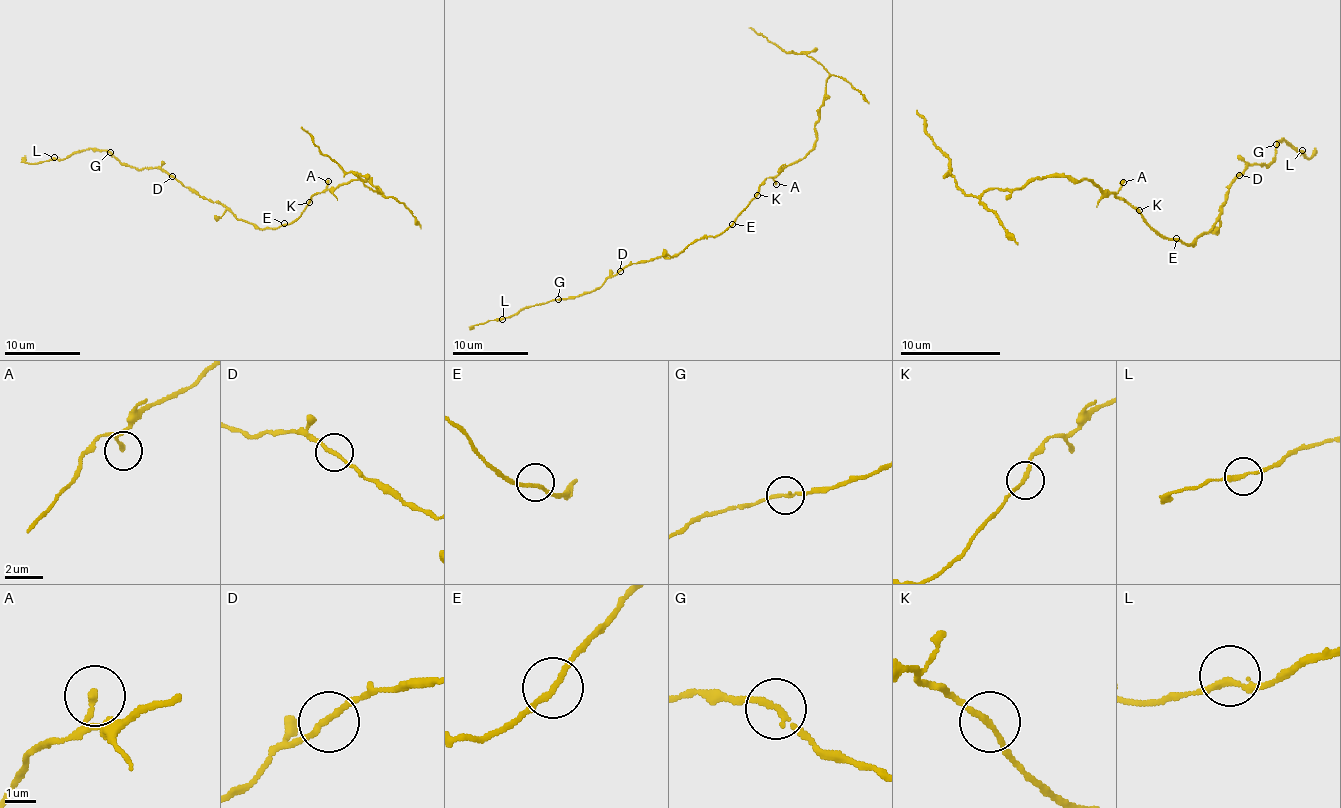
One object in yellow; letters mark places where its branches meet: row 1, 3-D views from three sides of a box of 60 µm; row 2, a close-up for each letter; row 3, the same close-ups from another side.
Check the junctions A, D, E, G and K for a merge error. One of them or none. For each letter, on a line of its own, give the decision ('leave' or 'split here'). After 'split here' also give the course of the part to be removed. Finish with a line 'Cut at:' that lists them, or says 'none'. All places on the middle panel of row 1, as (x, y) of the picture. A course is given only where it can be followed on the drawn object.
A: leave
D: leave
E: leave
G: leave
K: leave
Cut at: none

